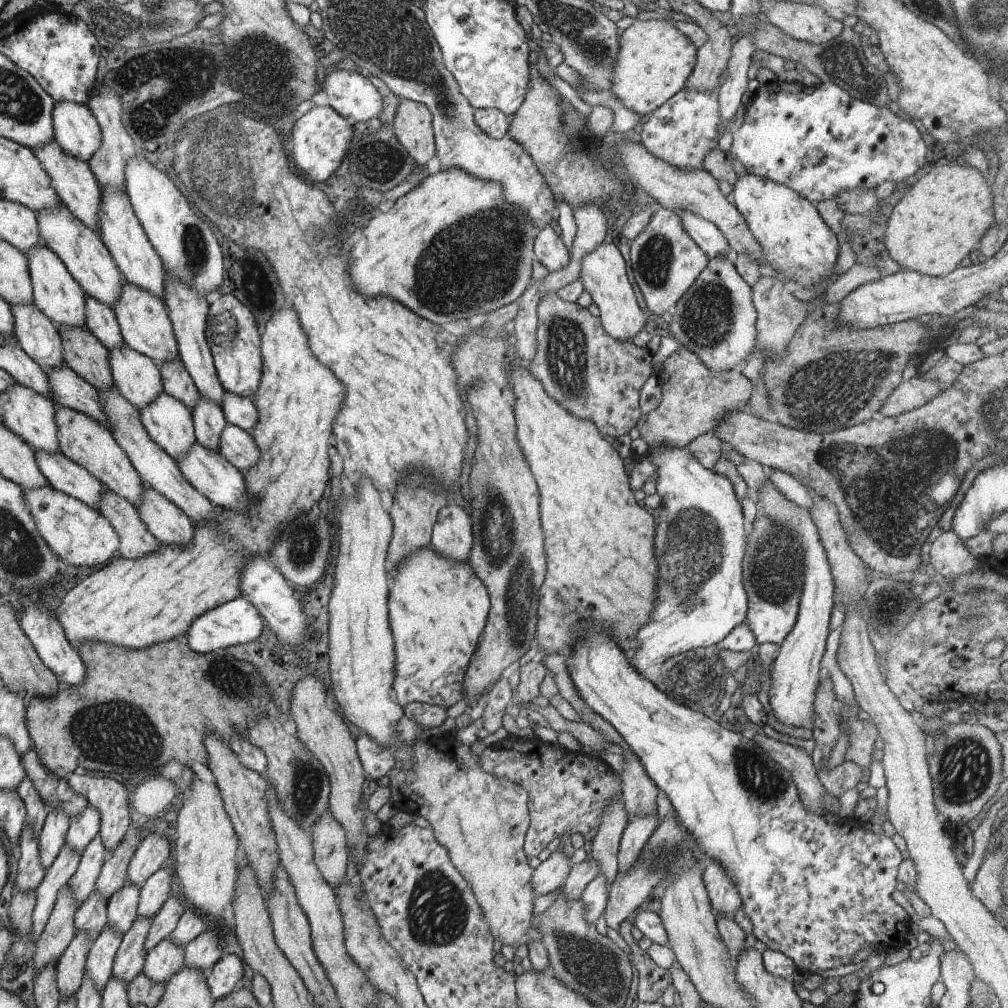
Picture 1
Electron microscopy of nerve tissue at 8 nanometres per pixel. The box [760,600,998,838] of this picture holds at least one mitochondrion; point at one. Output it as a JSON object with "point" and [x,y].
{"point":[964,764]}

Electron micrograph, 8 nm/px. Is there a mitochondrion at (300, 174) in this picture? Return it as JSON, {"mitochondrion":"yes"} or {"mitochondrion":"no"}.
{"mitochondrion":"no"}

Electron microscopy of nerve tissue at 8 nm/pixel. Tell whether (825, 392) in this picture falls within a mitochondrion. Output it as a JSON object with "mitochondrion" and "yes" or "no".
{"mitochondrion":"yes"}

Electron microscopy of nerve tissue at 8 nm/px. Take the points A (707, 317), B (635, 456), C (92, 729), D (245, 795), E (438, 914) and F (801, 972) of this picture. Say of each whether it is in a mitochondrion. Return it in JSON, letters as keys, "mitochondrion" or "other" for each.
{"A":"mitochondrion","B":"other","C":"mitochondrion","D":"other","E":"mitochondrion","F":"other"}

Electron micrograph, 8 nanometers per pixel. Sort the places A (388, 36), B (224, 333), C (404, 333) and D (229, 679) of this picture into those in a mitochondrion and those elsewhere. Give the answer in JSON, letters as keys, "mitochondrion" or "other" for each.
{"A":"mitochondrion","B":"mitochondrion","C":"other","D":"mitochondrion"}

